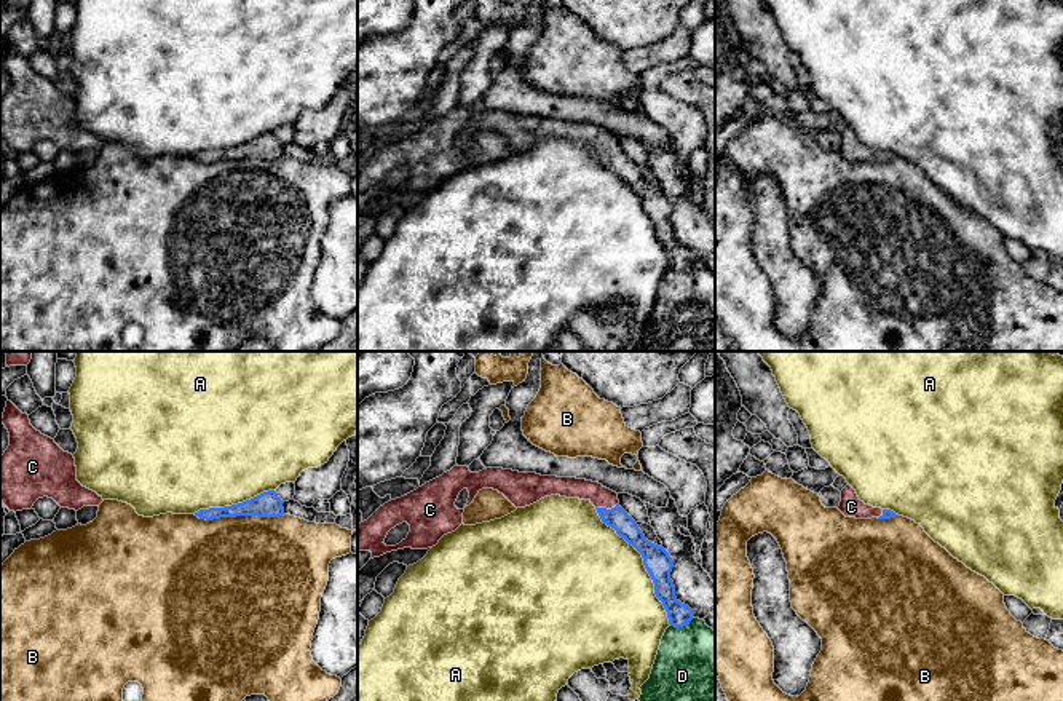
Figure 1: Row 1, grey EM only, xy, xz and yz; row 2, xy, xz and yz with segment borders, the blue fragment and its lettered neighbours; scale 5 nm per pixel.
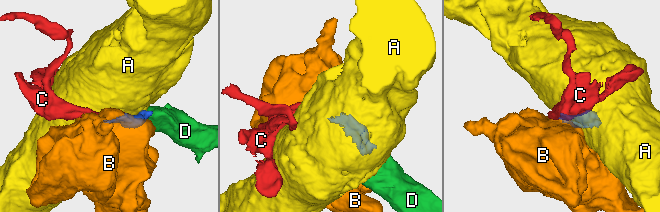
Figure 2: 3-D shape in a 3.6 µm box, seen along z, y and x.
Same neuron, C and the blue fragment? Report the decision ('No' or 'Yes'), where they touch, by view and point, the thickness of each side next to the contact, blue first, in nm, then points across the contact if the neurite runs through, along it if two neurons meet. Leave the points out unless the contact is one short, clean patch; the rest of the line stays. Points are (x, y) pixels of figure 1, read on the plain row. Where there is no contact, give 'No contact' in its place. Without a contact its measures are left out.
Yes. Touches blue at xz (605, 150). Thickness 110 nm (blue) against 110 nm. Path across: xz (616, 160), (605, 150), (600, 139)

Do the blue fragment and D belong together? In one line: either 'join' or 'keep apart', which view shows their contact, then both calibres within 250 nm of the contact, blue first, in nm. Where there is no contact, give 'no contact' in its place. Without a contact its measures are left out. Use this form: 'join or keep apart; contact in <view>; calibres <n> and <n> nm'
join; contact in xz; calibres 120 and 460 nm

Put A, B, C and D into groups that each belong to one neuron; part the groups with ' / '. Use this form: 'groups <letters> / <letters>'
groups A / B / C D

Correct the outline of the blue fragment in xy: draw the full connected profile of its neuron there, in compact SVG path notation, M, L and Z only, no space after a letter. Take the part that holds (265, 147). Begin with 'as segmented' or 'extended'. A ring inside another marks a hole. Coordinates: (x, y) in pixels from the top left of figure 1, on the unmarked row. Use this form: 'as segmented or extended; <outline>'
as segmented; M268 133L238 147L200 152L195 158L206 163L236 158L279 160L284 156L283 145L275 133Z

